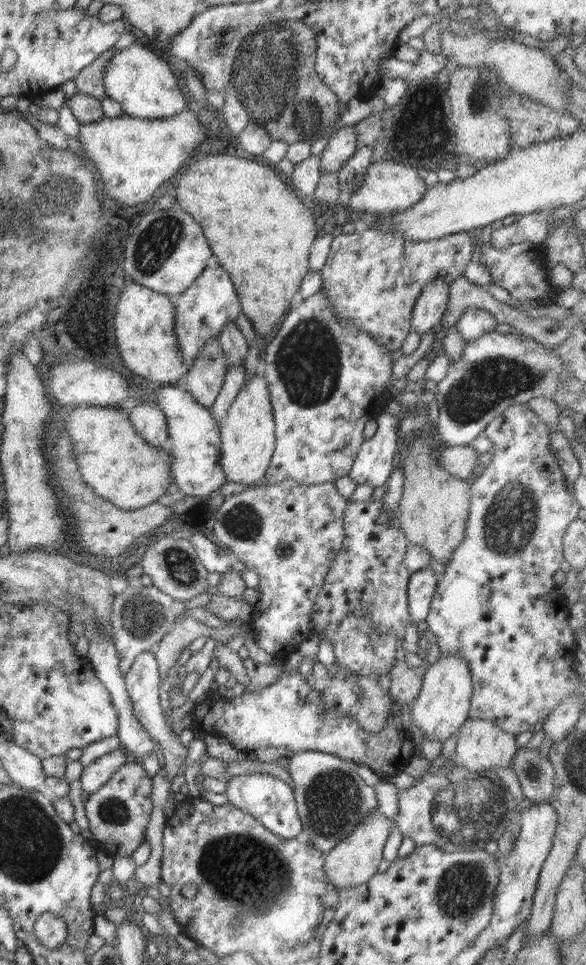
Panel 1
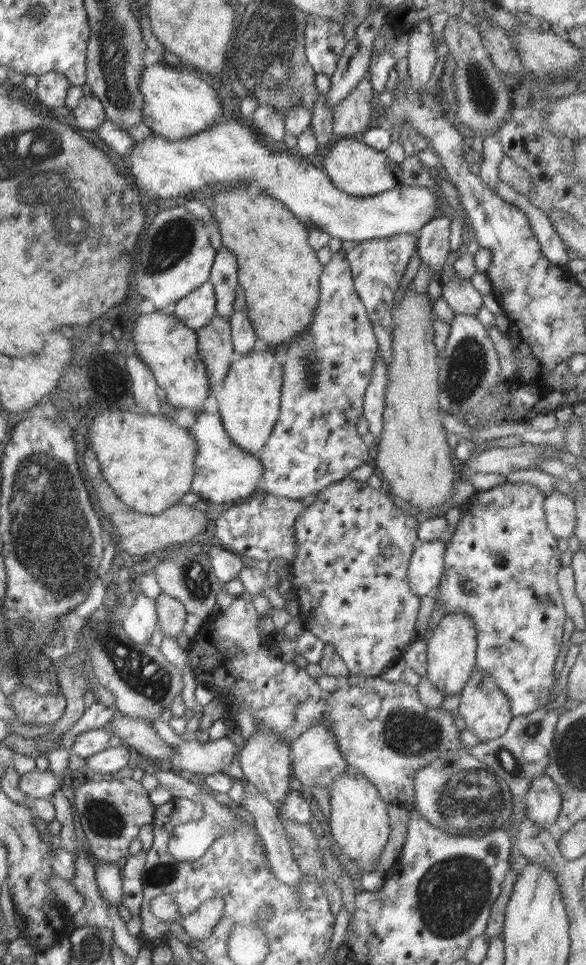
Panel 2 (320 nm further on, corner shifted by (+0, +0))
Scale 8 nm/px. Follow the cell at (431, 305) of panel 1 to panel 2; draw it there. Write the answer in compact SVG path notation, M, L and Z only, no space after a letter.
M436 215L418 231L418 254L422 264L428 265L430 278L440 272L451 254L449 244L450 223L448 217Z

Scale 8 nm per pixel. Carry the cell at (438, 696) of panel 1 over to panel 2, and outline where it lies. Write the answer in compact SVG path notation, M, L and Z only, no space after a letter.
M458 611L446 613L439 621L432 637L427 643L427 674L432 685L444 693L452 696L462 692L476 667L477 630L469 613Z

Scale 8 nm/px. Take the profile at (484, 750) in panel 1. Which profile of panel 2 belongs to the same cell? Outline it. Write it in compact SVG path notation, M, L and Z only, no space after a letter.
M474 667L460 696L462 696L458 708L460 717L466 722L468 730L481 742L488 742L504 736L504 732L508 730L510 722L512 722L513 714L508 697L492 677L478 667Z

